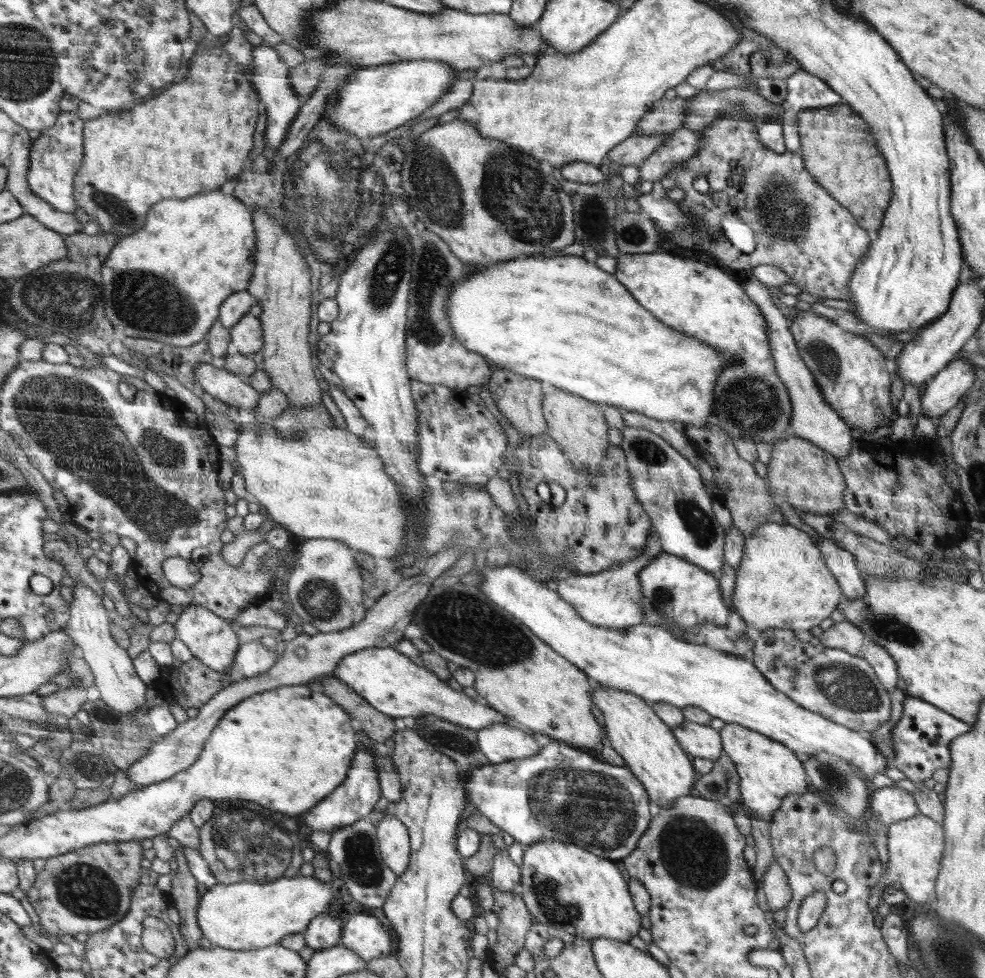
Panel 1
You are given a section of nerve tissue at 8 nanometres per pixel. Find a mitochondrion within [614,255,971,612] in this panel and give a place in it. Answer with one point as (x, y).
(751, 403)

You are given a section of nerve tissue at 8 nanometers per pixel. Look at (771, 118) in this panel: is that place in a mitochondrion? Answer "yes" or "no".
no

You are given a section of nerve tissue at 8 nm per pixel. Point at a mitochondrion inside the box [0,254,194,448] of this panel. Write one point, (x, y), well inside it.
(66, 299)

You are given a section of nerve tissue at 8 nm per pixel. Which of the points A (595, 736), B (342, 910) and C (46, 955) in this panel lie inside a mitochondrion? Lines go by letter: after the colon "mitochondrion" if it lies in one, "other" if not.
A: other
B: other
C: other

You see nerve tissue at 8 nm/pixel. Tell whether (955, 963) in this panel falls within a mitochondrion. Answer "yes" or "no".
yes

